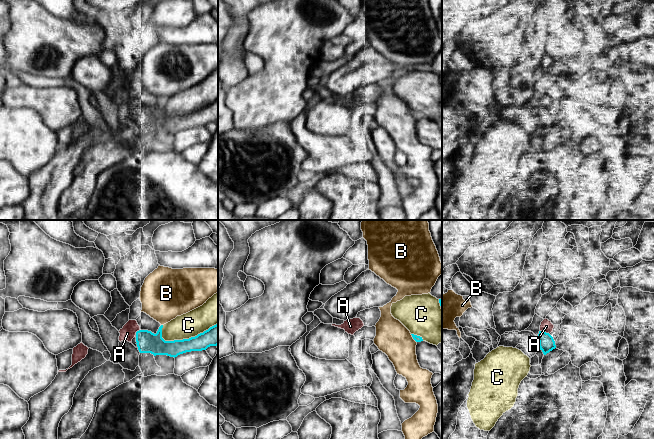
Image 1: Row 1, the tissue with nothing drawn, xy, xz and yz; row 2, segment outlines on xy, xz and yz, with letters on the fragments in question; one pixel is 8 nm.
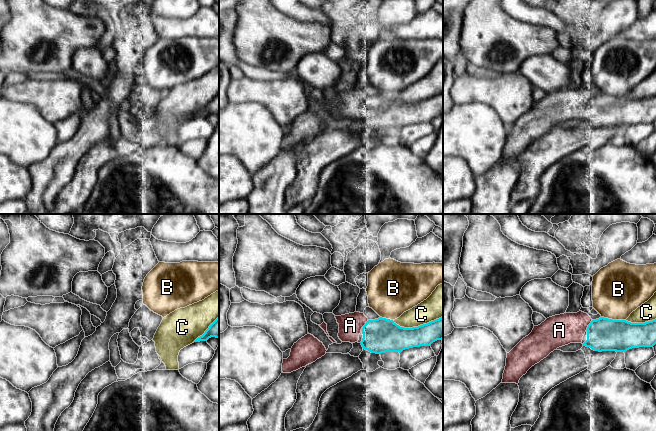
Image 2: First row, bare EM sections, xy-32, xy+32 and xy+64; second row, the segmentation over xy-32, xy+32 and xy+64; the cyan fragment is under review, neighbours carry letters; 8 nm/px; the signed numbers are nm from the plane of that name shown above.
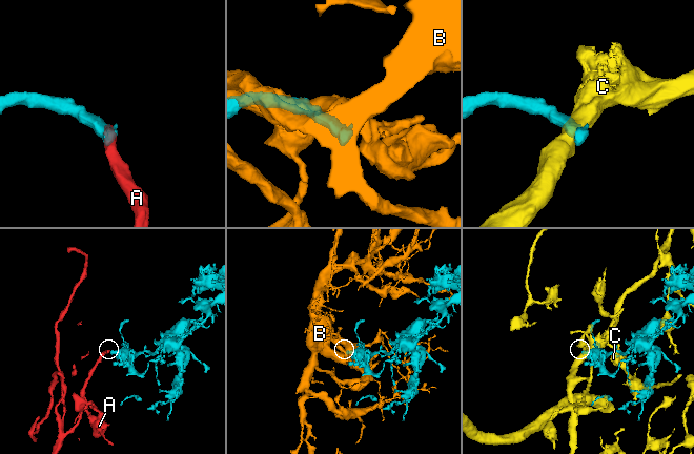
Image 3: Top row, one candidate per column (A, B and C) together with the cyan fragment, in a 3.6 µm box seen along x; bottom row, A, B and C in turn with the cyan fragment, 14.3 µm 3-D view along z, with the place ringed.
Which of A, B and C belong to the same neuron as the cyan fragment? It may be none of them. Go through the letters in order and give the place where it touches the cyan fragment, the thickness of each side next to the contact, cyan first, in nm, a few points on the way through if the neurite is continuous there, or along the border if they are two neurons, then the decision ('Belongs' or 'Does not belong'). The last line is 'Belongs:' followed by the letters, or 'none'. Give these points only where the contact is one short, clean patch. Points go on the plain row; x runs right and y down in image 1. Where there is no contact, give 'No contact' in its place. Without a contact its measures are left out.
A: Touches cyan at yz (545, 108). Thickness 130 nm (cyan) against 100 nm. Belongs
B: Touches cyan at xz (413, 114). Thickness 50 nm (cyan) against 280 nm. Does not belong
C: Touches cyan at xy (189, 114). Thickness 160 nm (cyan) against 200 nm. Does not belong
Belongs: A

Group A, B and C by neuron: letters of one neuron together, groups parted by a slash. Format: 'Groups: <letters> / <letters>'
Groups: A / B / C

